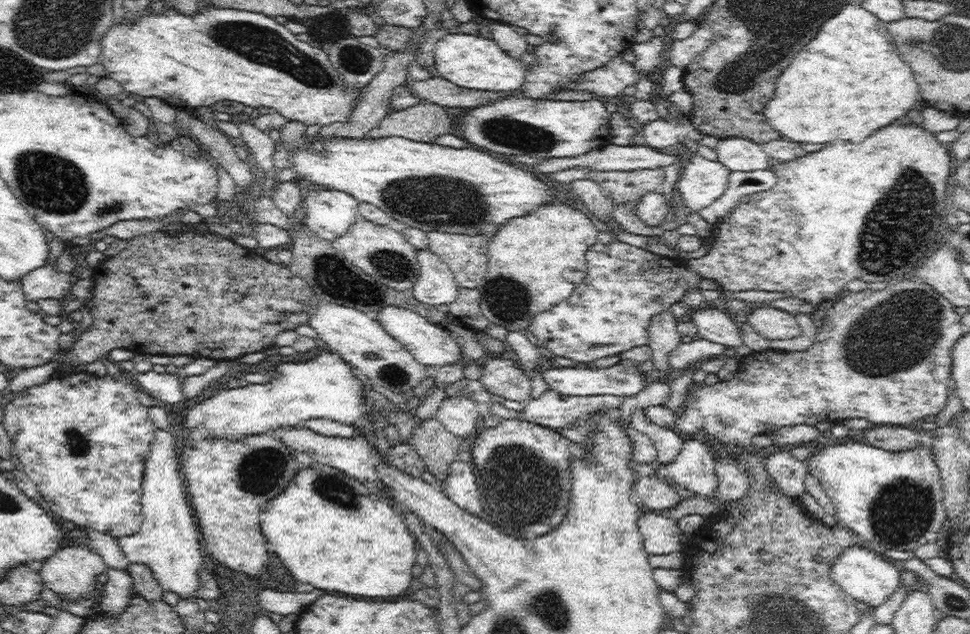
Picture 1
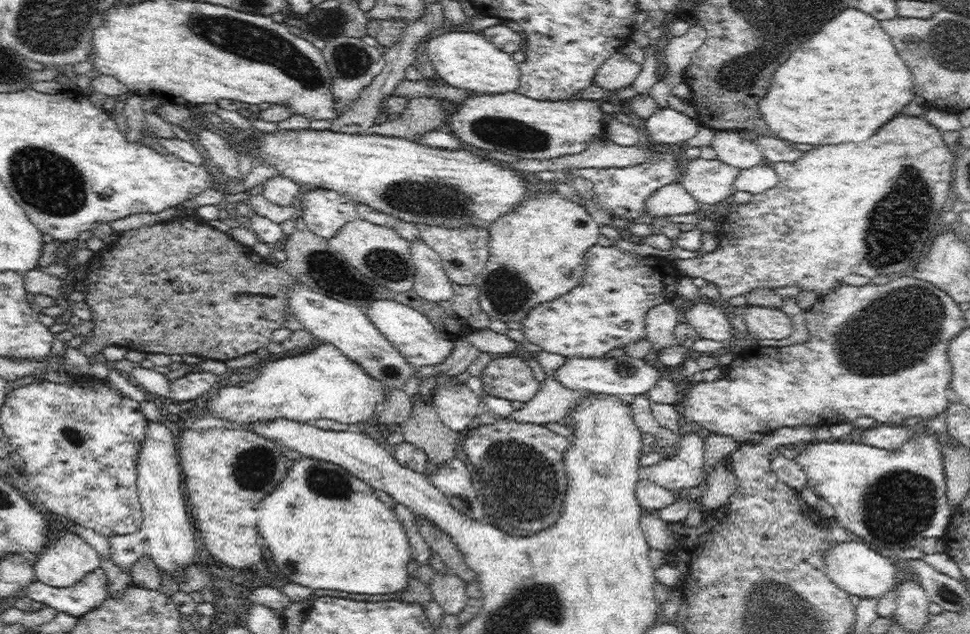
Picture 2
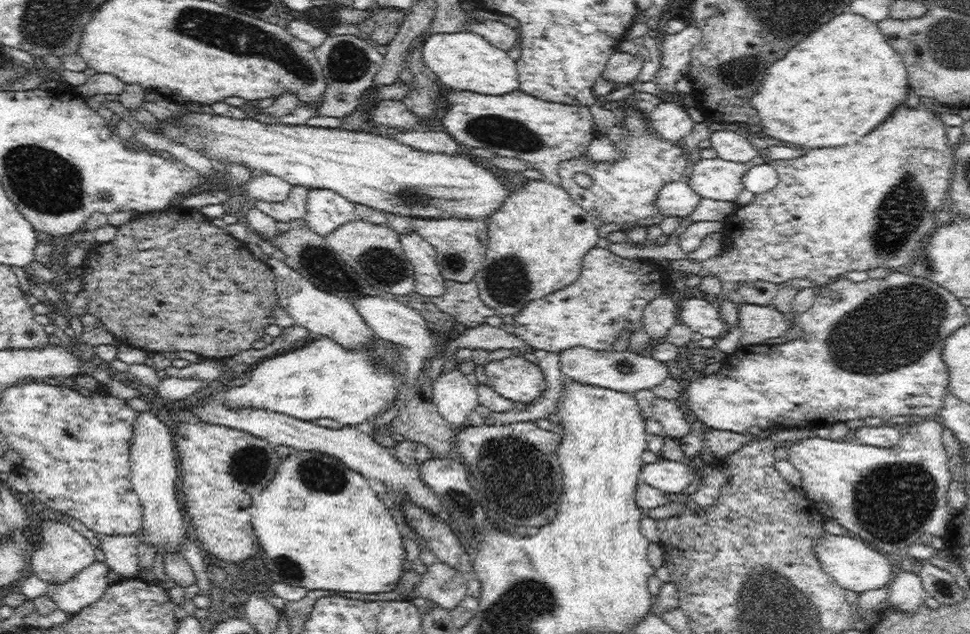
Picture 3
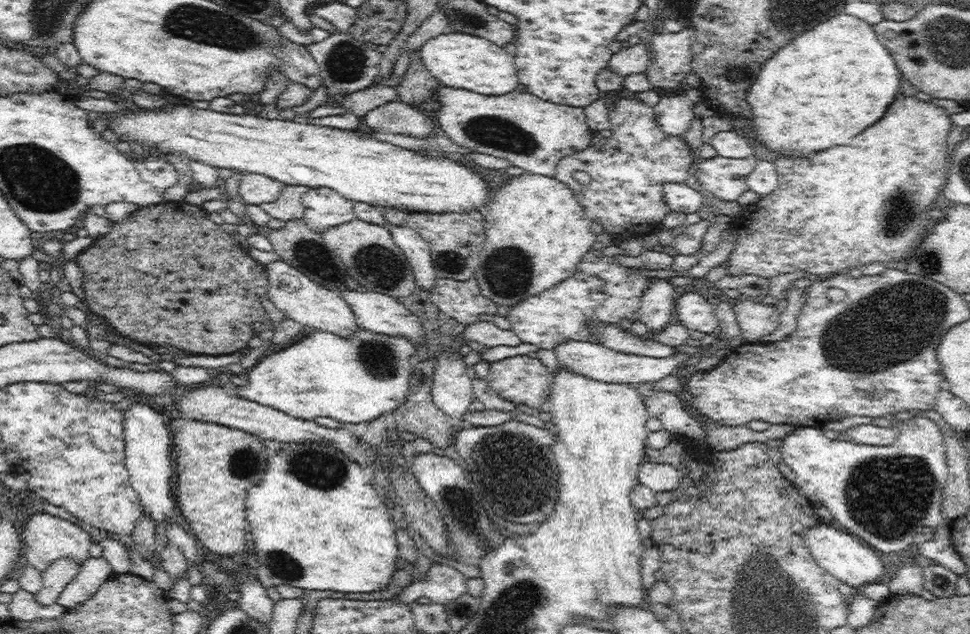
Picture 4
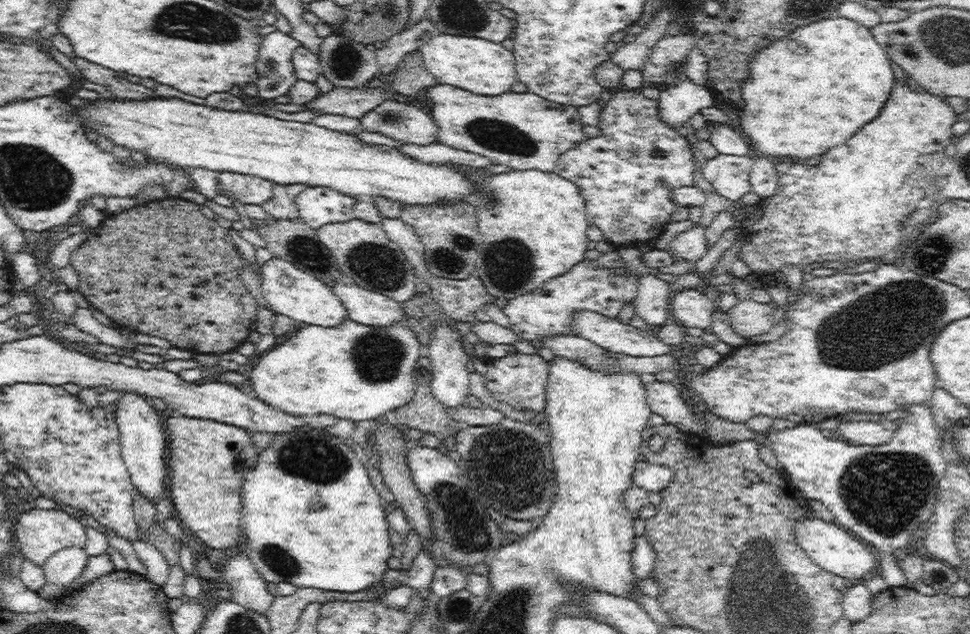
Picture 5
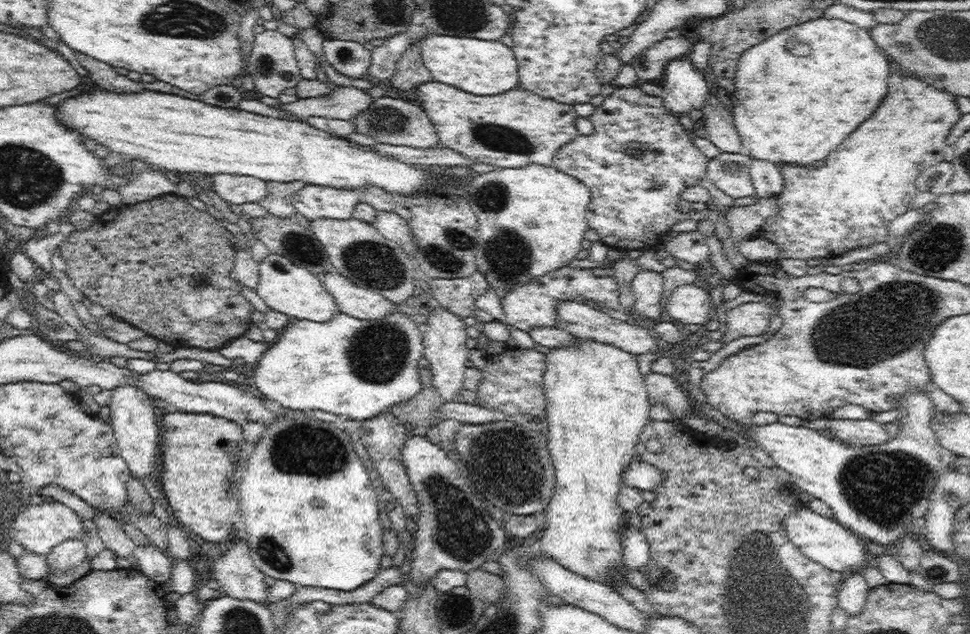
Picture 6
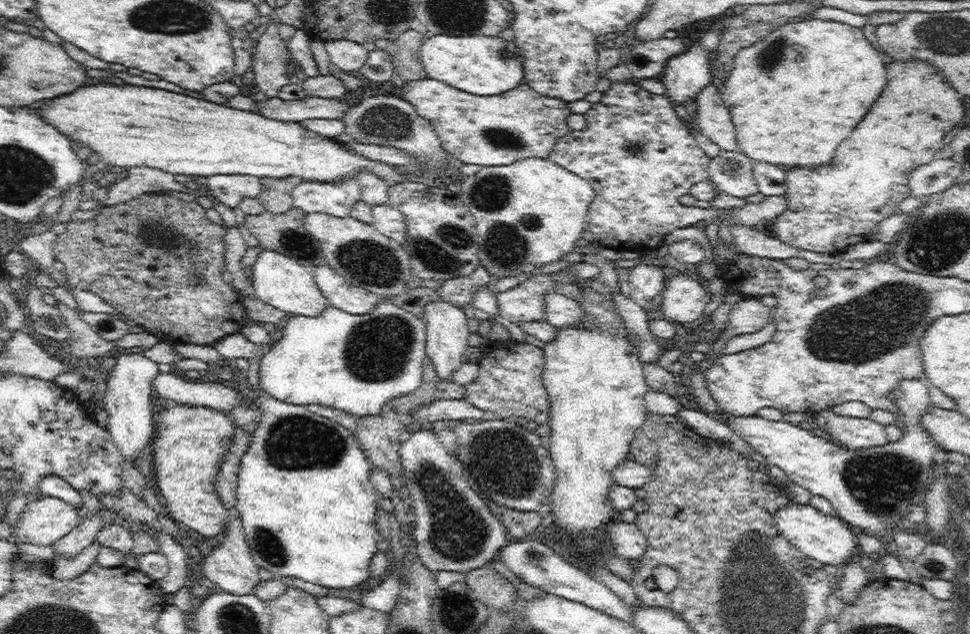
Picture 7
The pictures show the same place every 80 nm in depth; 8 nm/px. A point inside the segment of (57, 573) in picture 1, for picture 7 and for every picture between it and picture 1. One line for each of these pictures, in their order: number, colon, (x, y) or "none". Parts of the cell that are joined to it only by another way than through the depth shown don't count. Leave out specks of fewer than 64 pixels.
2: (68, 558)
3: (60, 552)
4: (47, 538)
5: (40, 533)
6: (39, 528)
7: (45, 520)

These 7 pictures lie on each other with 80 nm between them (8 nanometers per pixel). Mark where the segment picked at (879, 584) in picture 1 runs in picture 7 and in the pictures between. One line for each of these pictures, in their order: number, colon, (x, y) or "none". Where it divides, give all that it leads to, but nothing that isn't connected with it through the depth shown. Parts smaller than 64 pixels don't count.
2: (853, 566)
3: (855, 565)
4: (850, 560)
5: (830, 547)
6: (823, 540)
7: (826, 538)

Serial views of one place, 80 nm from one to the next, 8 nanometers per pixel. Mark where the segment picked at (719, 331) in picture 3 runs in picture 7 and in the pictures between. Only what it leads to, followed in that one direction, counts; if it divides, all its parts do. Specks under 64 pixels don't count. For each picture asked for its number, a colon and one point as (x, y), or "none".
4: (695, 312)
5: (693, 308)
6: (688, 304)
7: (684, 297)

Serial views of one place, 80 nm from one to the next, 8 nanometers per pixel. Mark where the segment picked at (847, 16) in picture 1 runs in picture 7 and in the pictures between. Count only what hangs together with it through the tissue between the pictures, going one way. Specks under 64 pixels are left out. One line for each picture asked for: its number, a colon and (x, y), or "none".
2: (845, 83)
3: (841, 82)
4: (831, 83)
5: (811, 90)
6: (798, 94)
7: (793, 95)

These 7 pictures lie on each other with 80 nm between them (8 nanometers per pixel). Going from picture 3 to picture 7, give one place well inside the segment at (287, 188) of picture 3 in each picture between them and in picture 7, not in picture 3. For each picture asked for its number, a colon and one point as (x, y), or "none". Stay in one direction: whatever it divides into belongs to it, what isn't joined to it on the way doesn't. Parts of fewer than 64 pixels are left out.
4: (257, 189)
5: (248, 189)
6: (235, 188)
7: (228, 189)

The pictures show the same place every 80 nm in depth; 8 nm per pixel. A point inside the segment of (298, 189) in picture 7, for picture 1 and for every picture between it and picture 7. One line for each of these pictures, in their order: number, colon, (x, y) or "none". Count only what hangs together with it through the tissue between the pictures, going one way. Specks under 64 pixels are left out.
1: (330, 213)
2: (325, 211)
3: (326, 210)
4: (324, 207)
5: (317, 205)
6: (312, 201)

